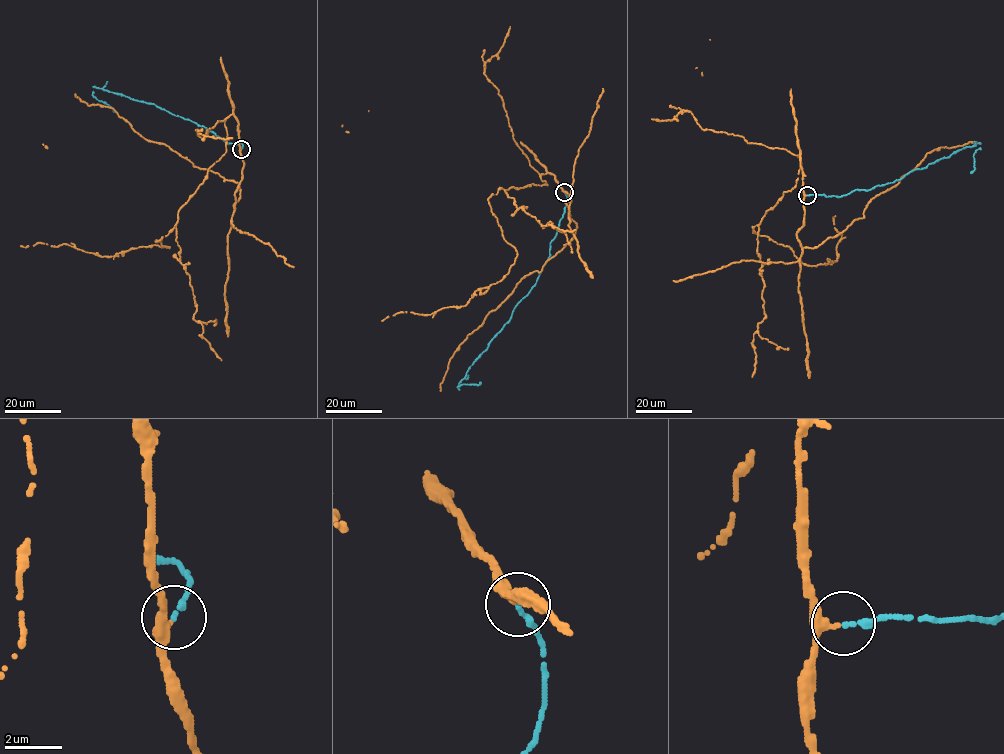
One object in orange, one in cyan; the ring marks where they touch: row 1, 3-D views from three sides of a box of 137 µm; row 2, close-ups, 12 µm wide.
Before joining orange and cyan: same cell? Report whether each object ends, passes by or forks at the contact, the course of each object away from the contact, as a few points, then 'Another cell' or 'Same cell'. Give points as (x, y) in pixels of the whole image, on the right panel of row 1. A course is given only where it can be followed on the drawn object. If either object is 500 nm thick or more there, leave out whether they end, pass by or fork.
At the ring orange passes by. At the ring cyan ends. Course of orange: (806, 195), (800, 154), (795, 187), (752, 232), (803, 263), (827, 264), (842, 237), (835, 215). Course of cyan: (806, 195), (840, 197), (855, 189), (867, 191), (900, 179), (912, 170), (979, 143), (971, 173). Same cell

